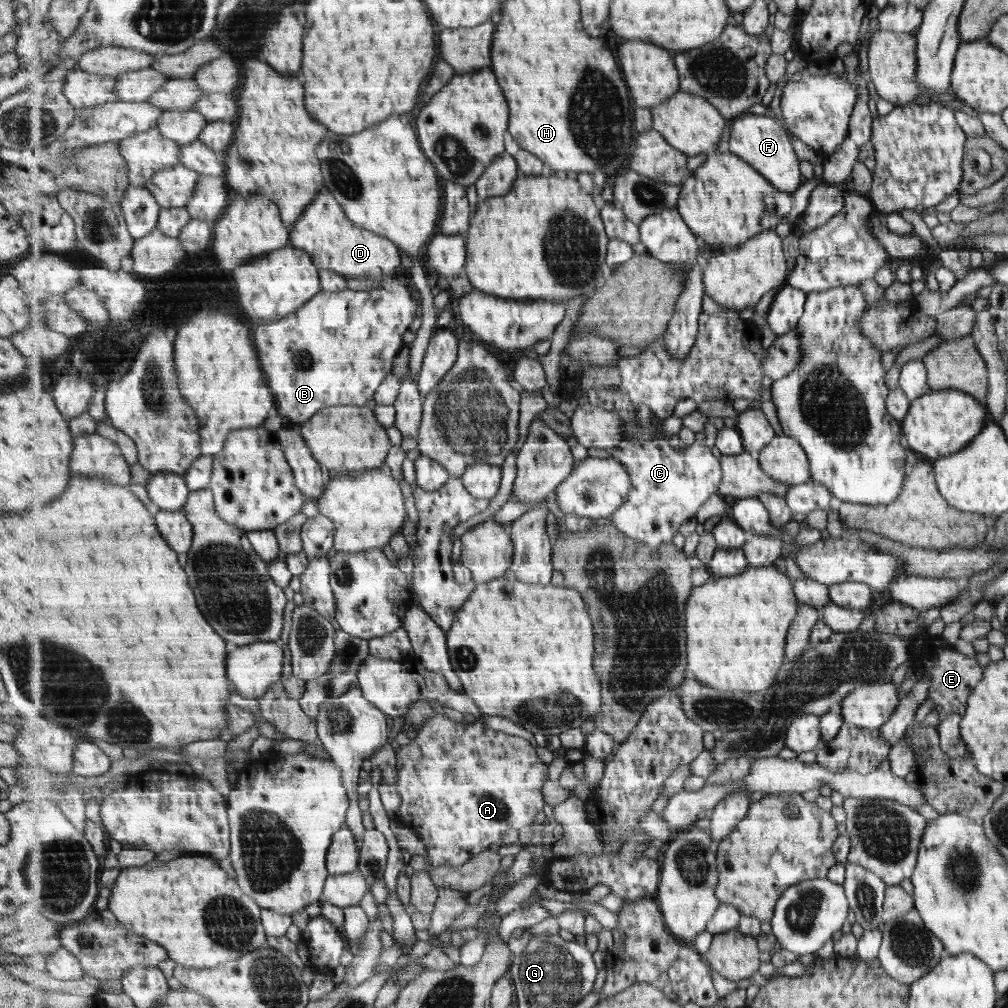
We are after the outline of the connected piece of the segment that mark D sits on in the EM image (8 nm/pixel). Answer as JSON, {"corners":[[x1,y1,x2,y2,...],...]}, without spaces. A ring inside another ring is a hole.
{"corners":[[326,187,319,190,319,196,289,230,293,247,306,250,319,268,334,270,346,278,386,280,393,278,401,266,400,247,389,238,355,224]]}

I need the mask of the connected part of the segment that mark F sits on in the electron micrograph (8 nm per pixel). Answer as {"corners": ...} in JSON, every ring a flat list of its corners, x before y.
{"corners":[[745,113,735,120,731,120,729,138,729,152,735,153,750,166,753,166,764,178,767,178,773,186,780,191,795,192,803,182,799,158,795,154,795,148,791,144,787,132,775,118,771,116,757,116]]}

